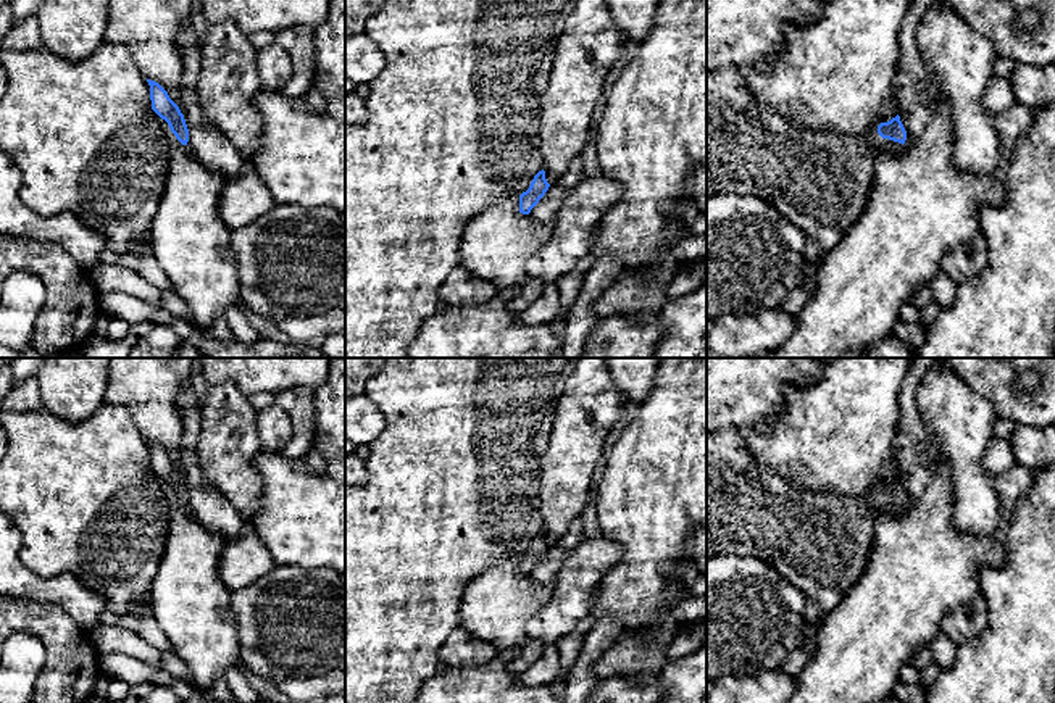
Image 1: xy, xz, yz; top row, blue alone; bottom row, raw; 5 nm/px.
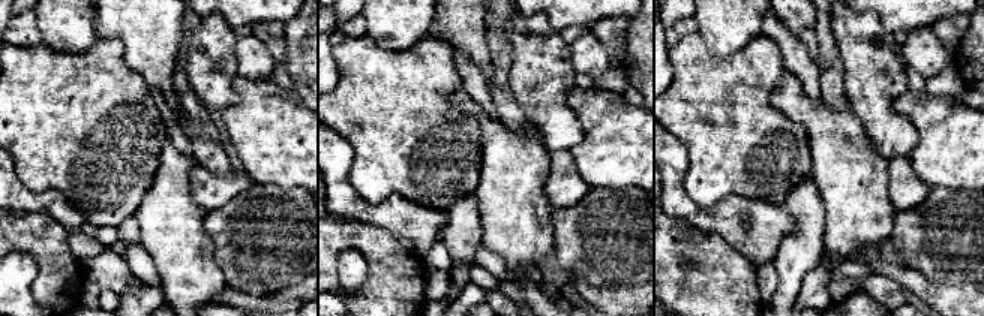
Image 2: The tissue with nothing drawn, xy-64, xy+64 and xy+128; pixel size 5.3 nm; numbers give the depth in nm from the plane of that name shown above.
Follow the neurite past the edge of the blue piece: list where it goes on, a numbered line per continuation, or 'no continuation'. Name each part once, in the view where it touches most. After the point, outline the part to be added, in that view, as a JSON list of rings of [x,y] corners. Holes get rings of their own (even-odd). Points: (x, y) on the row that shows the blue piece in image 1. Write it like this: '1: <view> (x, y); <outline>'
1: yz (886, 147); [[[879,134],[873,139],[873,148],[879,156],[890,156],[902,152],[903,145],[889,139],[882,139]]]

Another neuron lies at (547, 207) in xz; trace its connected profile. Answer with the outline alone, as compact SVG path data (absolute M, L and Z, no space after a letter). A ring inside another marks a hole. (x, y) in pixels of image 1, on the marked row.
M576 156L569 161L565 176L548 187L545 195L539 203L531 210L529 216L537 221L555 219L557 211L560 210L566 193L586 179L584 176L584 160Z

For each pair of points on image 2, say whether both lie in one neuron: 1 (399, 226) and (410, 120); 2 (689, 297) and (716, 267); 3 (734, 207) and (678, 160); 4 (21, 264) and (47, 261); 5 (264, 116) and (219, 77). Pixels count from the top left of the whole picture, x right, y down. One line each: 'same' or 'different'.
1: different
2: same
3: same
4: different
5: different

